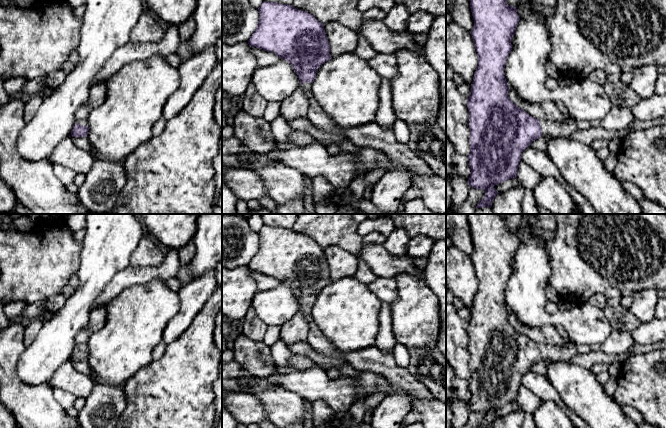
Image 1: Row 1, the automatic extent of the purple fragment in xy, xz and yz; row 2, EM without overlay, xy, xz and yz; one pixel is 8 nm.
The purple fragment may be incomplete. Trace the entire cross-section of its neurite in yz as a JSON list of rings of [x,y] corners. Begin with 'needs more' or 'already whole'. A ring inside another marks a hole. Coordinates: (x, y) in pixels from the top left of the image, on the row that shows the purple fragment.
needs more; [[[469,0],[470,8],[474,20],[471,36],[478,55],[478,66],[474,73],[473,84],[470,96],[467,99],[469,109],[470,128],[470,154],[467,156],[470,167],[470,177],[468,184],[475,189],[483,189],[485,197],[481,199],[476,209],[492,206],[492,201],[499,193],[494,186],[499,183],[516,178],[522,152],[531,145],[533,141],[540,137],[566,137],[577,130],[577,120],[570,115],[566,115],[563,122],[550,121],[546,119],[536,119],[516,106],[509,98],[509,87],[505,78],[504,68],[506,60],[512,50],[511,39],[515,34],[516,27],[520,20],[516,7],[511,7],[506,0]]]

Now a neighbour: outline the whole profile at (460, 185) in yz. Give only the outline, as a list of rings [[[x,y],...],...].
[[[448,176],[447,178],[453,187],[452,202],[447,212],[452,212],[461,208],[462,203],[466,200],[469,191],[469,184],[466,179],[460,176]]]

